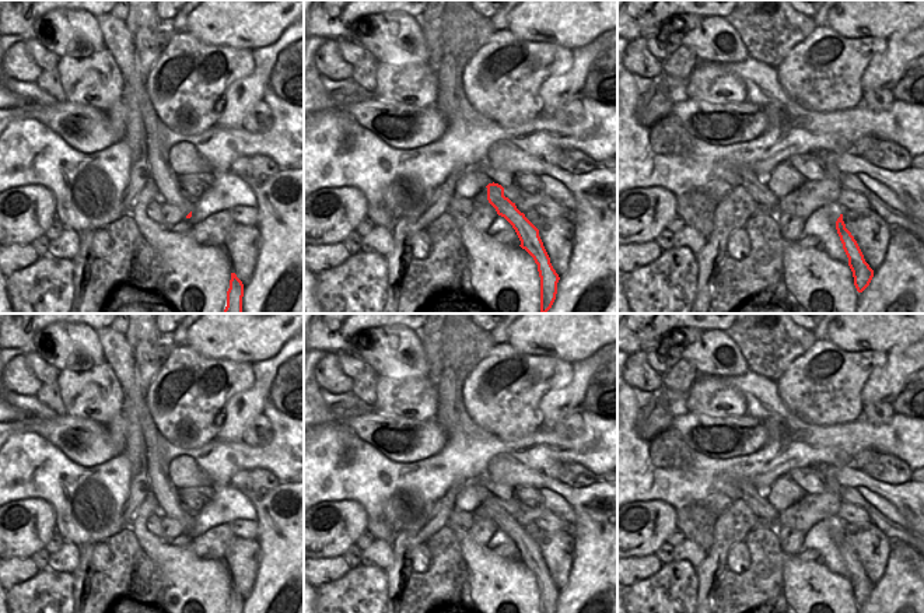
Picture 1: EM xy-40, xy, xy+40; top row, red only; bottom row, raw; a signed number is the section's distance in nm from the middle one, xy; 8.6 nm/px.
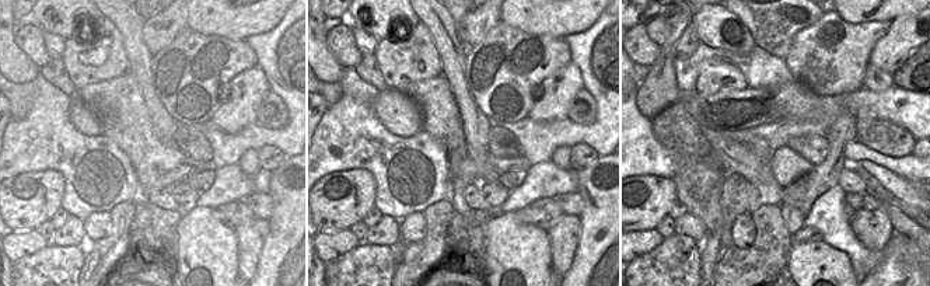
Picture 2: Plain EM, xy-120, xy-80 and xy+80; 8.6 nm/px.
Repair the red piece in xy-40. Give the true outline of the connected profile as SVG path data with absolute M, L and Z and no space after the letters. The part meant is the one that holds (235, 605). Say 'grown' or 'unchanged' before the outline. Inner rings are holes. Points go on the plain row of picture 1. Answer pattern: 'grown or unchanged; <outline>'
unchanged; M231 586L230 602L227 605L227 613L242 613L244 610L244 598L237 591L235 586Z

